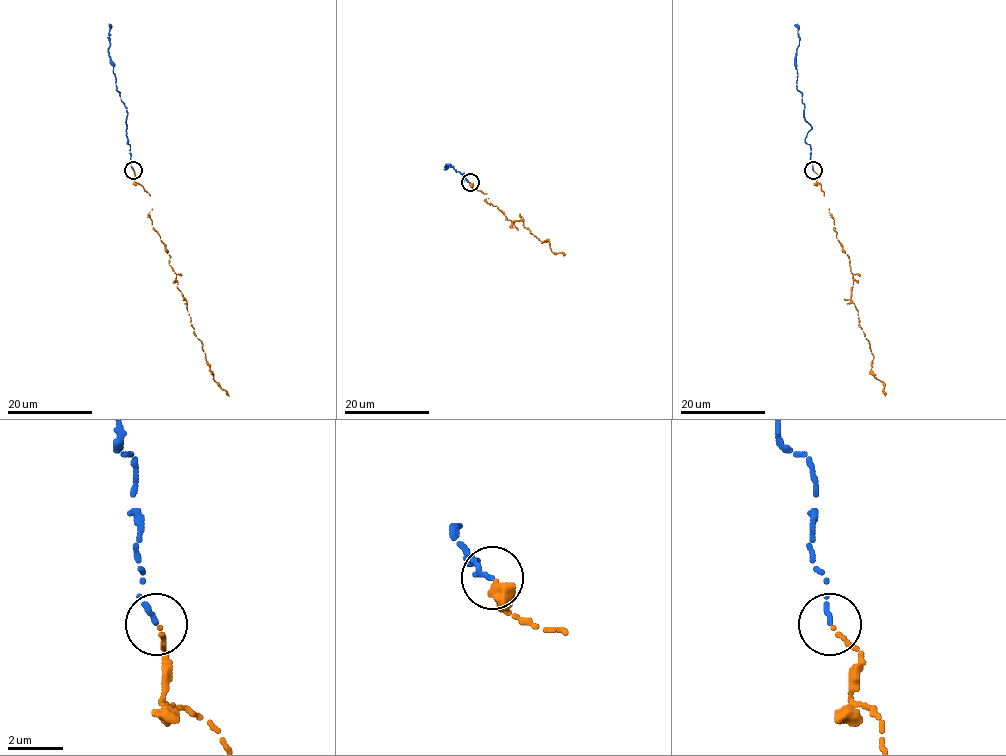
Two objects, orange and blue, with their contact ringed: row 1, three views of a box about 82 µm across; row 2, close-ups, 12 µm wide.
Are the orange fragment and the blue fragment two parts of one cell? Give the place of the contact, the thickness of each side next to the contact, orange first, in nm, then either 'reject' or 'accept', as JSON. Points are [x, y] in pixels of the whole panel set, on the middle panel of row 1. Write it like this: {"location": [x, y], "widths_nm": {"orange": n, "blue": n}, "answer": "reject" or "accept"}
{"location": [470, 182], "widths_nm": {"orange": 150, "blue": 180}, "answer": "accept"}

